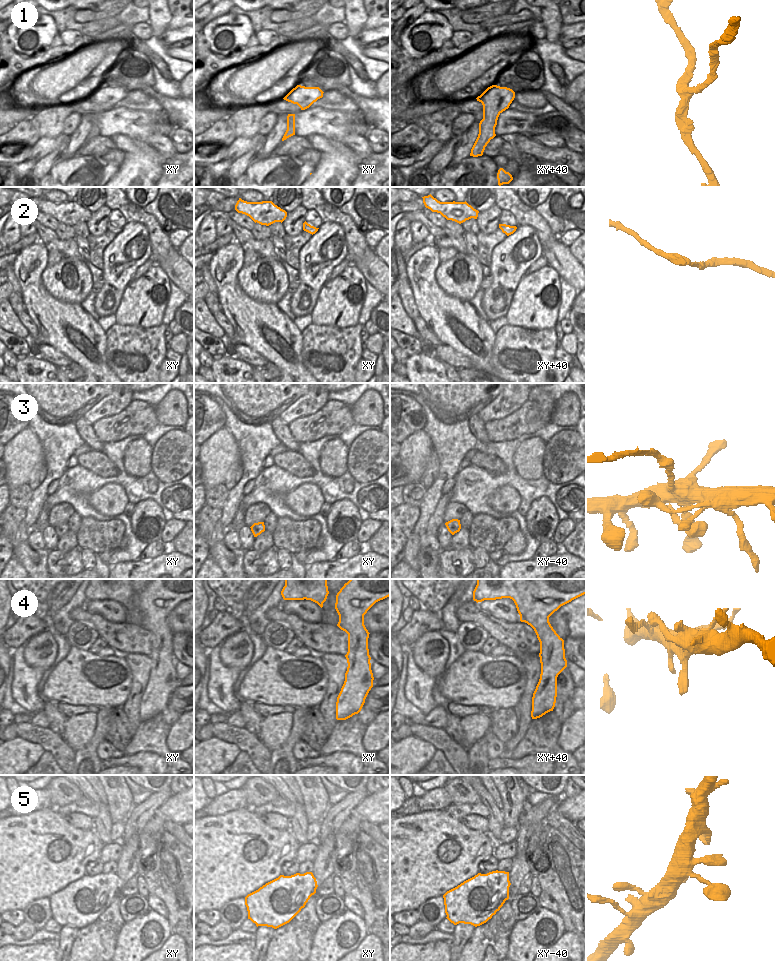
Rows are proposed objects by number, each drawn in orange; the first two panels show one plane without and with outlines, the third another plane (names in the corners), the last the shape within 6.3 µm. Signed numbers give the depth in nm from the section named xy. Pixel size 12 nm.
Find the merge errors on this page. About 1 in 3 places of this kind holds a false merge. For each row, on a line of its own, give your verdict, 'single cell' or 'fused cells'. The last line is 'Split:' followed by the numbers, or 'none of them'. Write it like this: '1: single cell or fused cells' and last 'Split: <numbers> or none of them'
1: single cell
2: single cell
3: fused cells
4: single cell
5: single cell
Split: 3

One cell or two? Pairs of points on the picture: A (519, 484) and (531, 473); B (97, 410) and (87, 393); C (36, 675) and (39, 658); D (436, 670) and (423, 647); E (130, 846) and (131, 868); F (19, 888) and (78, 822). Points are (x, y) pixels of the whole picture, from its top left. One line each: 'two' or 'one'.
A: two
B: two
C: two
D: one
E: one
F: two

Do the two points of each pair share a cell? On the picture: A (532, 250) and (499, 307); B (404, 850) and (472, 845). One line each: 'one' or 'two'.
A: one
B: one

